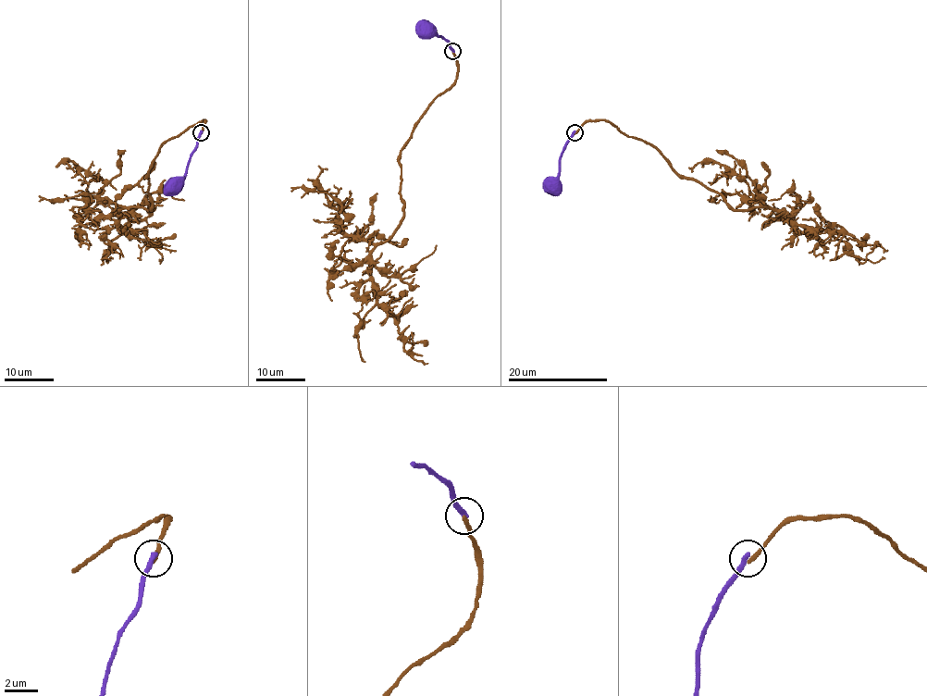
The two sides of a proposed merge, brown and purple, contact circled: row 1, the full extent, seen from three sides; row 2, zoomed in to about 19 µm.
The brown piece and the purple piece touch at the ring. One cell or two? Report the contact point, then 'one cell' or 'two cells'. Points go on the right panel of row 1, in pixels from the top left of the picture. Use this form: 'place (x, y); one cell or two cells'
place (574, 132); one cell

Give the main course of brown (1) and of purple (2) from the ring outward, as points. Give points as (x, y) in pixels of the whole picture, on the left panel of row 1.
1: (201, 132), (204, 120), (164, 144), (146, 175), (152, 210), (119, 211), (119, 225), (142, 230), (159, 259)
2: (201, 132), (186, 175), (176, 186)

